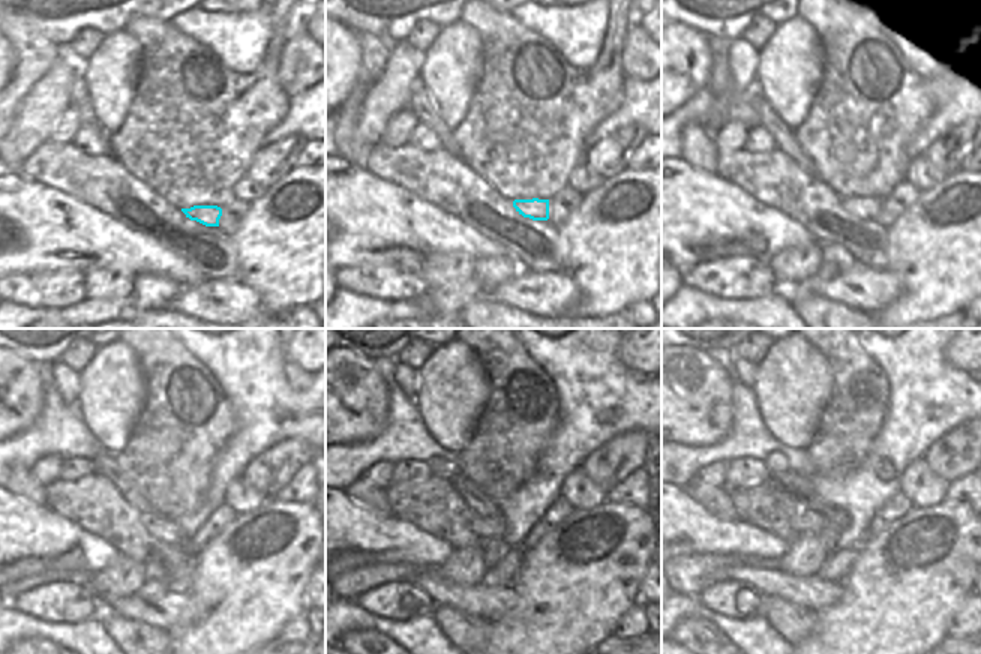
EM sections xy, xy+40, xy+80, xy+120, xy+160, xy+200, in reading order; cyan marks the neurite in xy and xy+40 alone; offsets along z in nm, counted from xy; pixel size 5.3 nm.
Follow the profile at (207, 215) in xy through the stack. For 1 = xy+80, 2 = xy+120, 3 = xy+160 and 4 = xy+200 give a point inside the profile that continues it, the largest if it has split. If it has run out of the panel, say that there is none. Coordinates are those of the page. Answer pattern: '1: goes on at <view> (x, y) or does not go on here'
1: goes on at xy+80 (864, 207)
2: goes on at xy+120 (162, 528)
3: goes on at xy+160 (485, 527)
4: goes on at xy+200 (806, 519)

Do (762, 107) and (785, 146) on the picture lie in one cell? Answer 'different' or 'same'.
same

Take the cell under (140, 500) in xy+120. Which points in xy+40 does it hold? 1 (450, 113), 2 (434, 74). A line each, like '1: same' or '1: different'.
1: different
2: different

